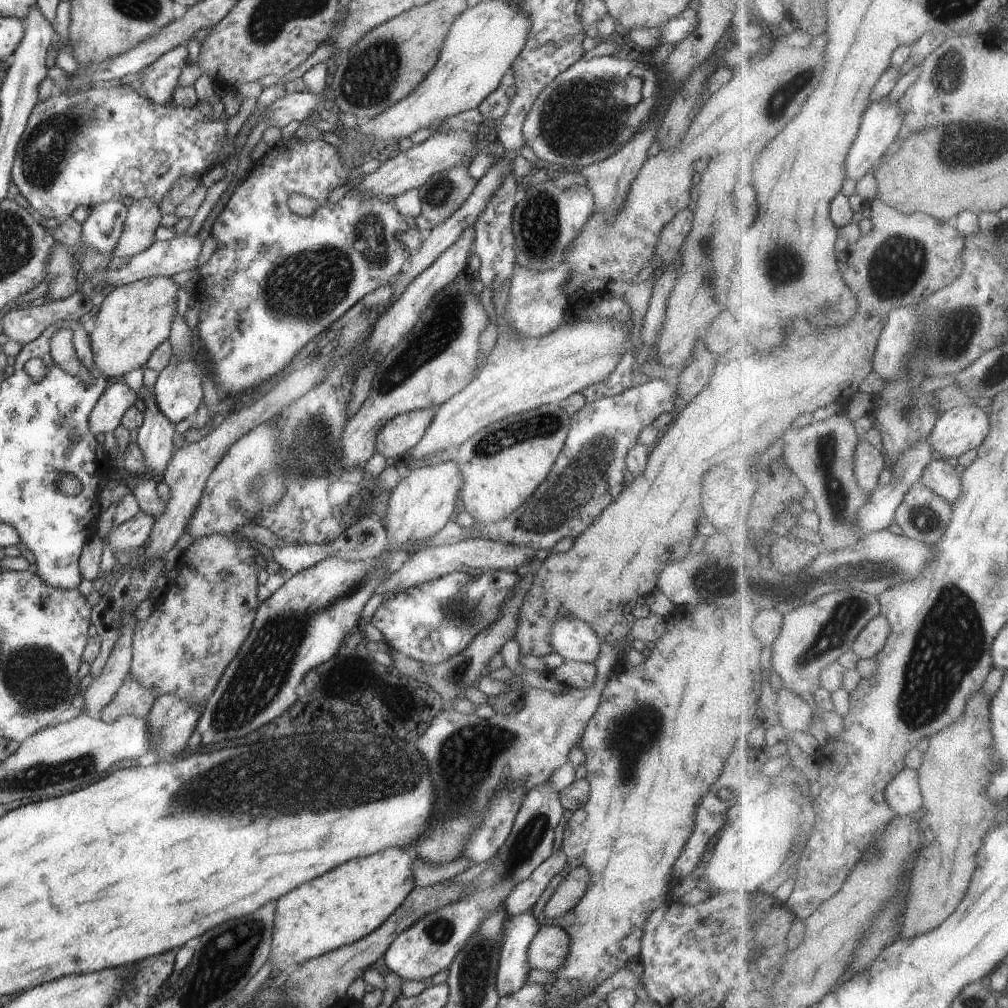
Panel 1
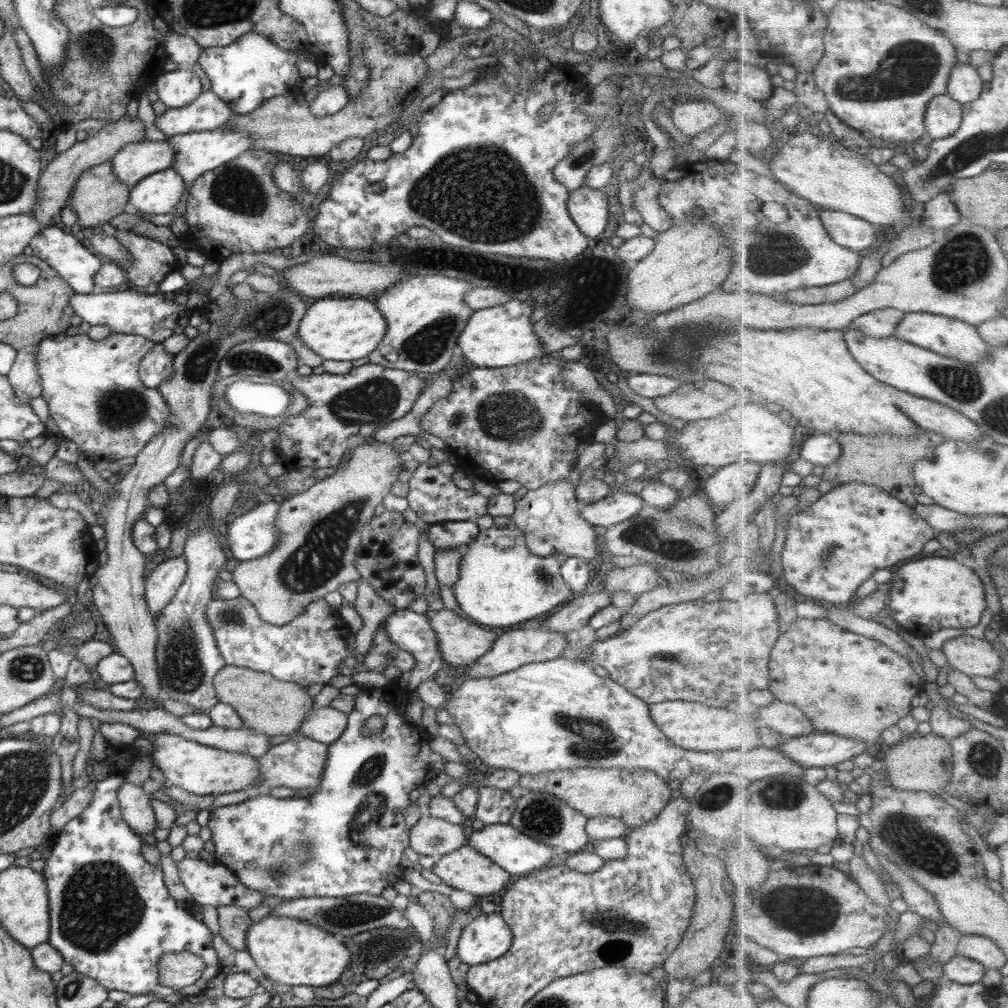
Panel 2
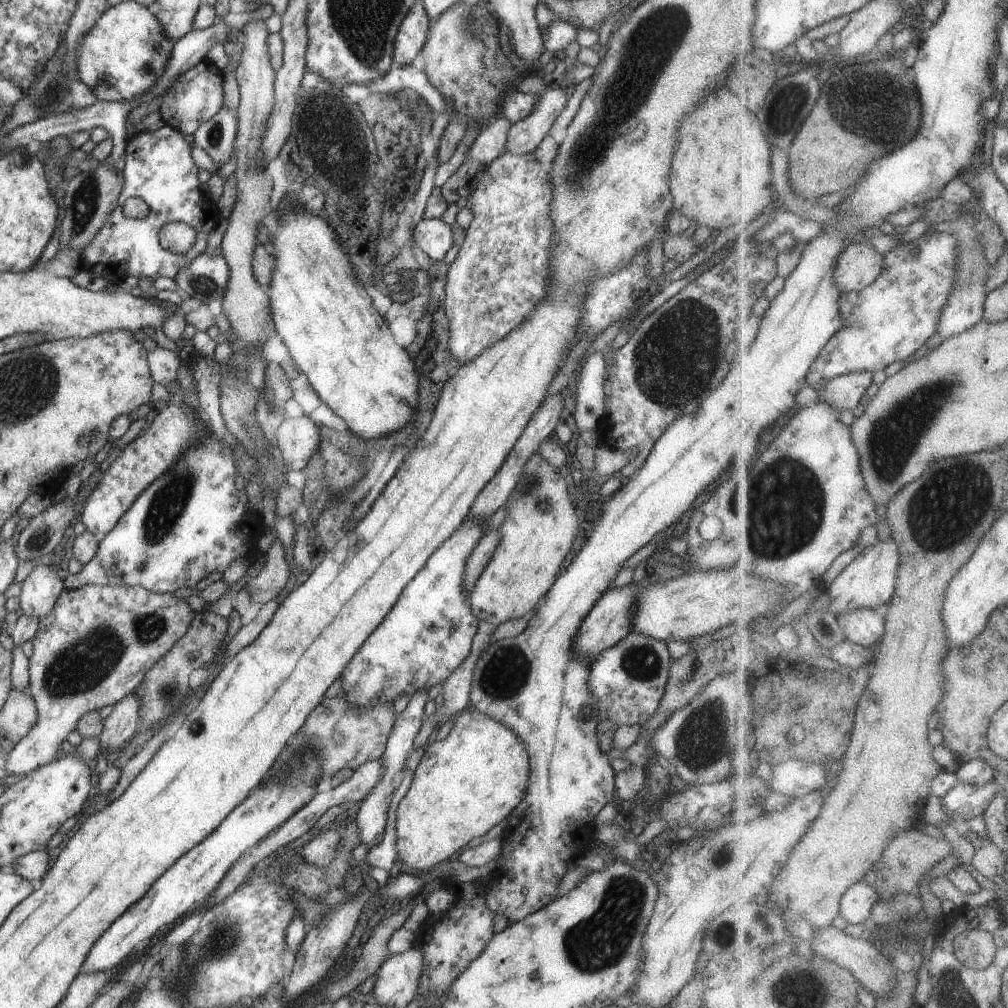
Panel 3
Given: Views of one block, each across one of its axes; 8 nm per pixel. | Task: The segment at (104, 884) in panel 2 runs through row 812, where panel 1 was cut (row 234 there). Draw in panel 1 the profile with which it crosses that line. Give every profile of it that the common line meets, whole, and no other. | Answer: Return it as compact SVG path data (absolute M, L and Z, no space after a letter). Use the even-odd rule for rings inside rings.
M122 201L103 202L92 207L91 214L81 224L80 241L88 251L109 252L123 231L127 207Z

